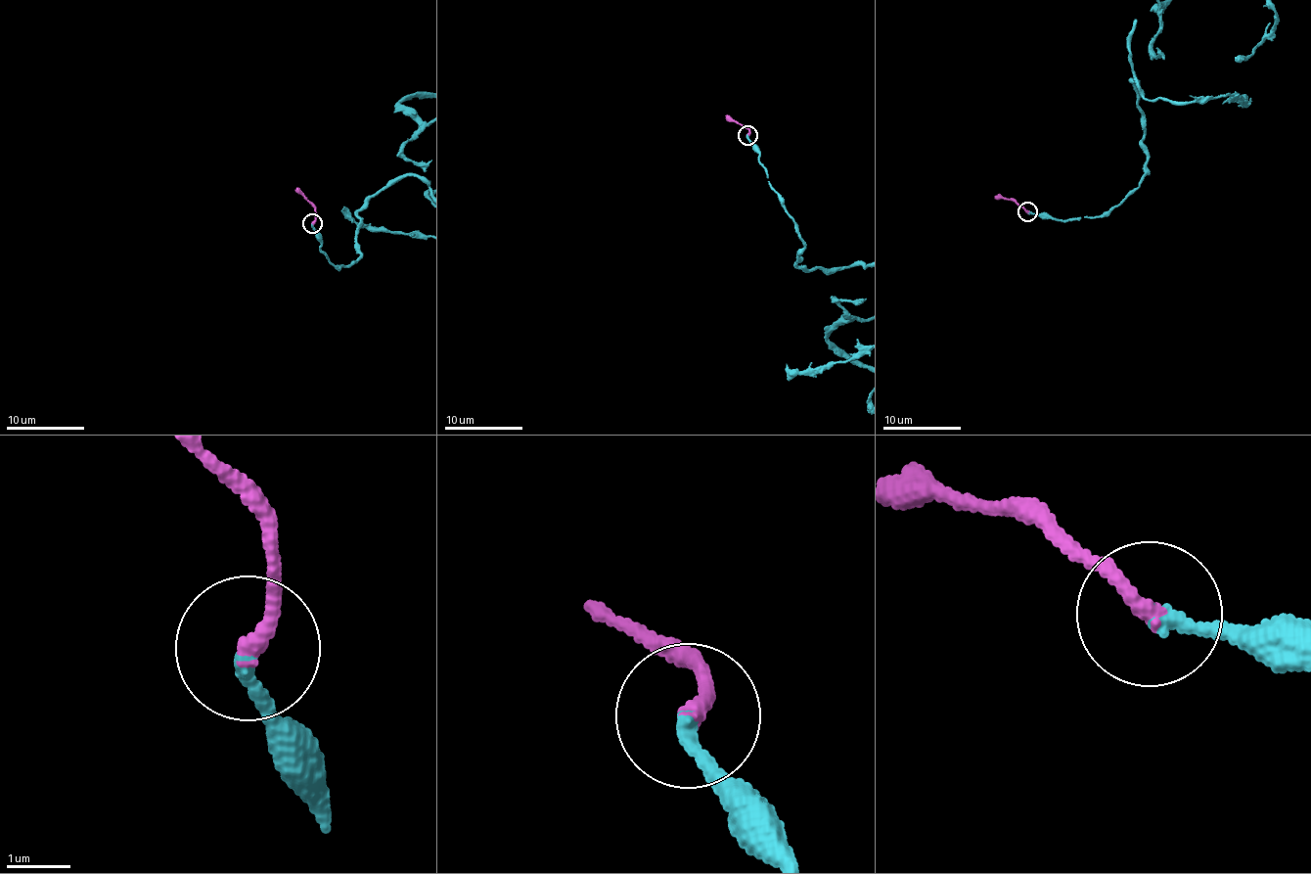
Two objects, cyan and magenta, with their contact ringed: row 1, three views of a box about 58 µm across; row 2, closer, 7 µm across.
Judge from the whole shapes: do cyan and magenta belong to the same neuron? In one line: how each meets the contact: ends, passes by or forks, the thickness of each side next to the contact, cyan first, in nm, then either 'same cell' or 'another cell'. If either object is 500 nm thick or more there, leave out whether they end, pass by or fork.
cyan ends | magenta ends | 220/260 nm | same cell

